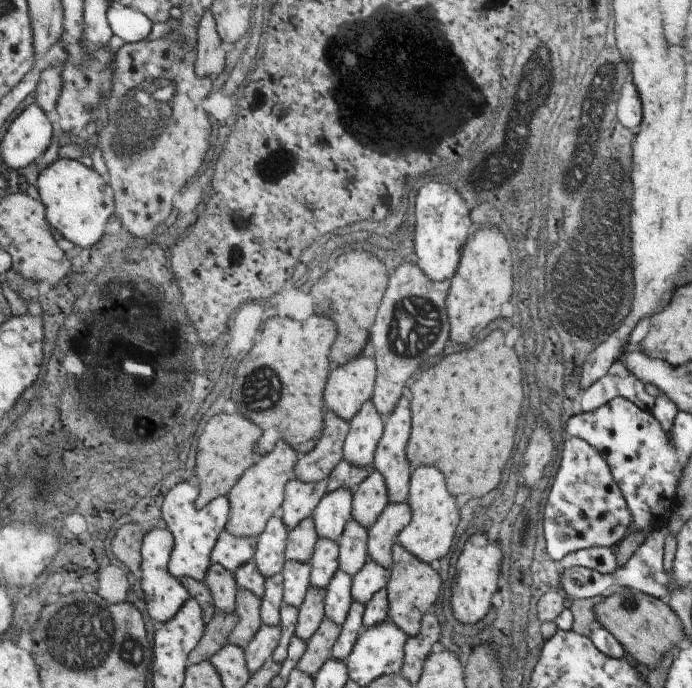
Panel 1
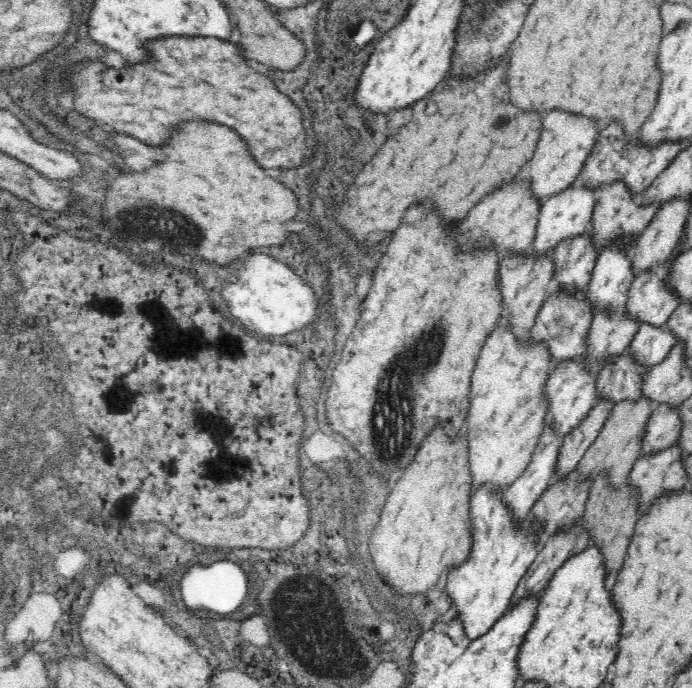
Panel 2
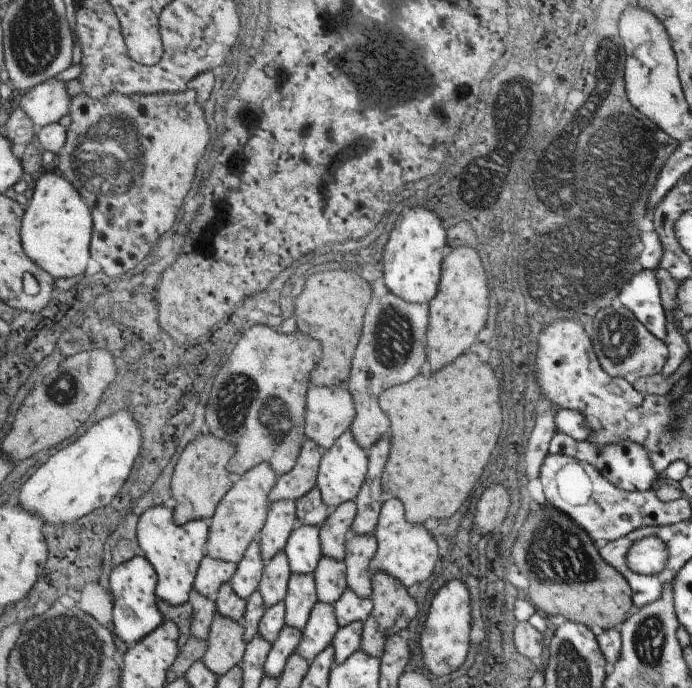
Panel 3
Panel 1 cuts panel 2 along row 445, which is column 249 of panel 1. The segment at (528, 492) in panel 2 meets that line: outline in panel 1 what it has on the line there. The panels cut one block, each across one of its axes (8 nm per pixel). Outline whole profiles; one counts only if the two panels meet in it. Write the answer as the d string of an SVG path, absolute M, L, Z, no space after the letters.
M223 532L219 538L219 546L215 546L215 554L211 554L213 564L221 564L231 574L249 562L255 562L255 552L259 550L259 538L237 538L229 532Z

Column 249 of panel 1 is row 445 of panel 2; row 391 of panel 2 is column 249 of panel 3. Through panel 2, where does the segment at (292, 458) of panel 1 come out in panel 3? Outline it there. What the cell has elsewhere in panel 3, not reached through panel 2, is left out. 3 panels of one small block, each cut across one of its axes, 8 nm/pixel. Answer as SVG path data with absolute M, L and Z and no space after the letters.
M261 464L237 480L235 488L223 498L219 510L209 520L211 538L207 542L207 556L235 564L243 562L249 546L261 538L263 528L267 526L271 512L271 492L277 488L277 484L279 474L271 464Z

